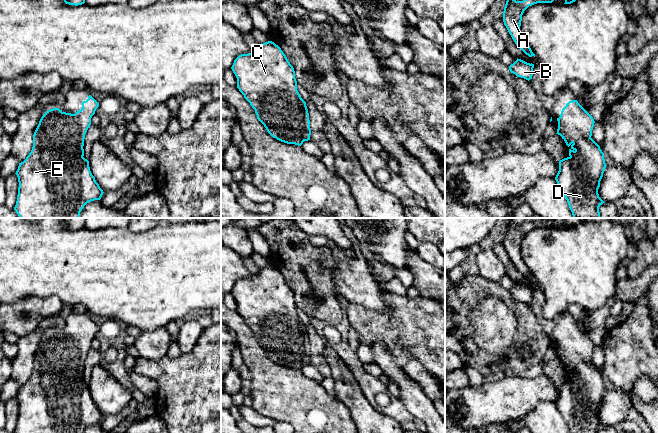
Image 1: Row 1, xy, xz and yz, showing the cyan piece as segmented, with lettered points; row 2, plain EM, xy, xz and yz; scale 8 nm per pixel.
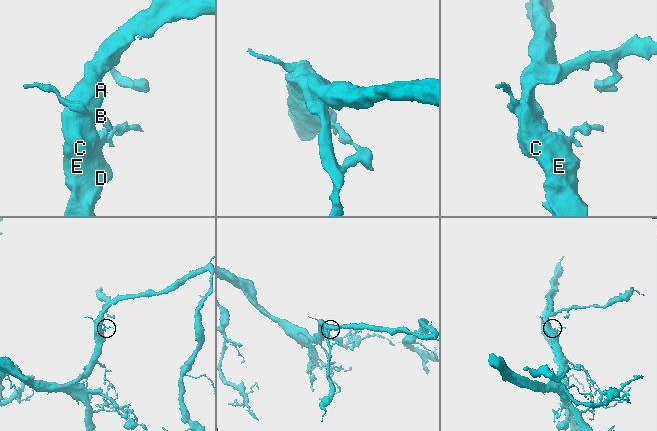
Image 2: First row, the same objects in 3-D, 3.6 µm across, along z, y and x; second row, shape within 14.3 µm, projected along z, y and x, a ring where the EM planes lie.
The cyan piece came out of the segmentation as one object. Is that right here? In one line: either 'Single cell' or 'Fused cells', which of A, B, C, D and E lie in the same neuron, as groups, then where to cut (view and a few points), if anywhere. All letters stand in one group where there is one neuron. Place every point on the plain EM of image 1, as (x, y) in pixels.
Single cell. Groups: A B C D E. No split

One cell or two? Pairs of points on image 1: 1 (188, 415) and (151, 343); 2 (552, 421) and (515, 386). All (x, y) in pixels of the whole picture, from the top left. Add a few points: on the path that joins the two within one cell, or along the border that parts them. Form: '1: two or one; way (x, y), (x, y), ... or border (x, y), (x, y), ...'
1: two; border (140, 355), (151, 359), (159, 359), (166, 356)
2: two; border (554, 401), (540, 401), (523, 419)

